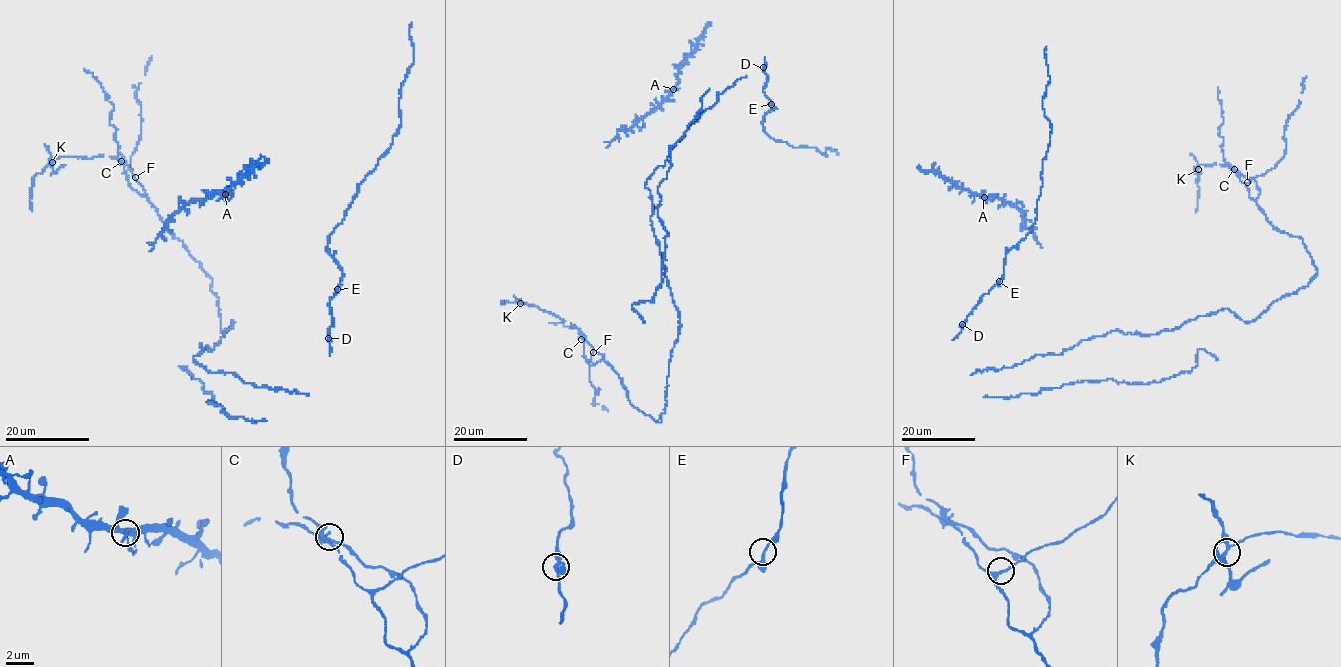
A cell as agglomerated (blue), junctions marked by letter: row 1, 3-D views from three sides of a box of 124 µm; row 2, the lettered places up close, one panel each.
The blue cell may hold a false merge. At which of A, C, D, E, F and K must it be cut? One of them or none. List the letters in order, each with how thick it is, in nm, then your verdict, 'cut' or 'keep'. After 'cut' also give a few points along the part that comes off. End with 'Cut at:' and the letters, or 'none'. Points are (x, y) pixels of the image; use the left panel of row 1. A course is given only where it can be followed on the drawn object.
A: 360 nm thick; keep
C: 240 nm thick; keep
D: 200 nm thick; keep
E: 200 nm thick; keep
F: 180 nm thick; keep
K: 240 nm thick; cut; foreign part runs (52, 162), (49, 149), (44, 144)
Cut at: K

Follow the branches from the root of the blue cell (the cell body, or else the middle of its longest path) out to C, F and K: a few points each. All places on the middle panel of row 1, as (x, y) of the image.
C: (647, 188), (652, 227), (680, 324), (661, 422), (633, 406), (619, 376), (581, 339)
F: (647, 188), (652, 227), (680, 324), (661, 422), (633, 406), (622, 379), (602, 354), (593, 352)
K: (647, 188), (652, 227), (680, 324), (661, 422), (633, 406), (622, 379), (575, 327), (520, 303)

